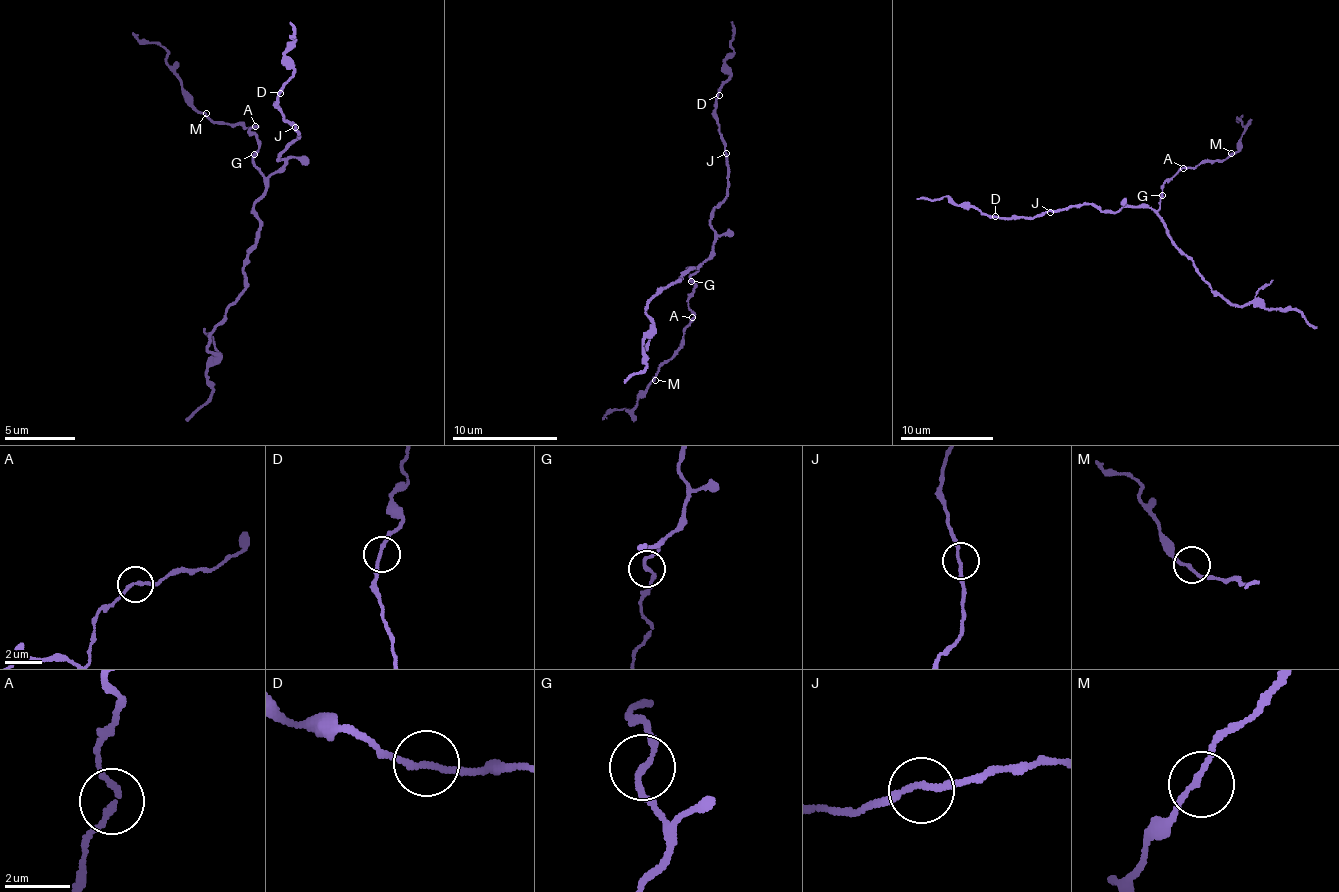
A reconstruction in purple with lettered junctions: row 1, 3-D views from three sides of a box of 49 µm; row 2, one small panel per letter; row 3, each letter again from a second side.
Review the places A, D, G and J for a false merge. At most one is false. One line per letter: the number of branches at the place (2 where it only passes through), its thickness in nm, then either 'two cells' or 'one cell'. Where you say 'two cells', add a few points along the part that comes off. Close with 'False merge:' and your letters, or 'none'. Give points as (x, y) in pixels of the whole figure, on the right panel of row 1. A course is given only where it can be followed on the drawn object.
A: 2 | 160 nm | one cell
D: 2 | 160 nm | one cell
G: 2 | 160 nm | one cell
J: 2 | 170 nm | one cell
False merge: none

